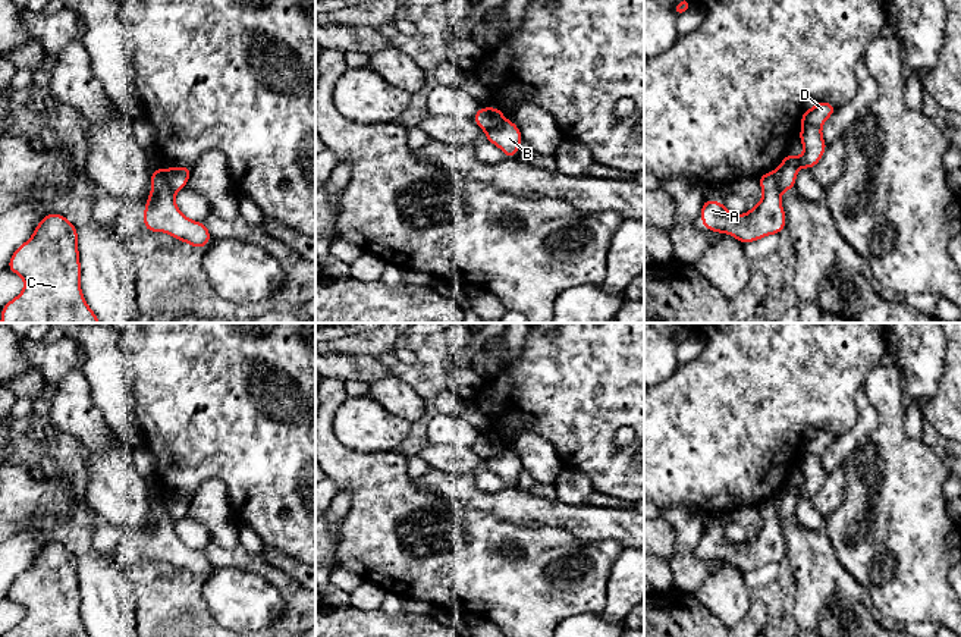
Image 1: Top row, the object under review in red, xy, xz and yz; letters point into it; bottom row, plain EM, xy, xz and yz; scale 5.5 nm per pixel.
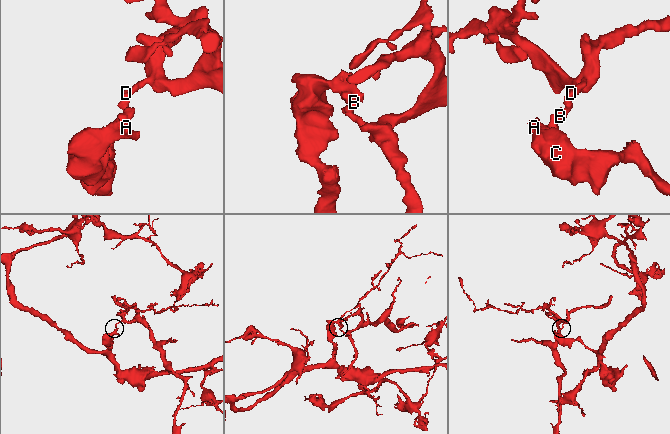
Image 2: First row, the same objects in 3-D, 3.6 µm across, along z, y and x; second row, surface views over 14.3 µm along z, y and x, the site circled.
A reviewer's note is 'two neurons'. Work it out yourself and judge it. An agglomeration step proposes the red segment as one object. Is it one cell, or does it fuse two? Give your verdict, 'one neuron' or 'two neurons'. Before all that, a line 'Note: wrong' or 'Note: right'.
Note: right
two neurons

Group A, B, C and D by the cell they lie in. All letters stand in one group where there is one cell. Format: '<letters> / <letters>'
A C / B D

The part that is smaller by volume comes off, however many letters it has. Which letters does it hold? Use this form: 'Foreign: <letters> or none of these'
Foreign: B, D

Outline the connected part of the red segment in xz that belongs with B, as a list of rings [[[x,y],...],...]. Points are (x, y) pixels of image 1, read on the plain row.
[[[503,448],[499,455],[486,459],[486,470],[497,474],[506,487],[514,487],[516,484],[522,468],[519,456],[509,448]]]

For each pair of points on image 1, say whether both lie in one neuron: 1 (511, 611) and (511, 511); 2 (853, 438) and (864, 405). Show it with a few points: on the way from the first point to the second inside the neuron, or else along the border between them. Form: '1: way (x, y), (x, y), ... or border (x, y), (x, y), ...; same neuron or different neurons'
1: border (479, 510), (530, 526), (546, 523); different neurons
2: way (860, 430), (864, 426), (864, 413); same neuron

